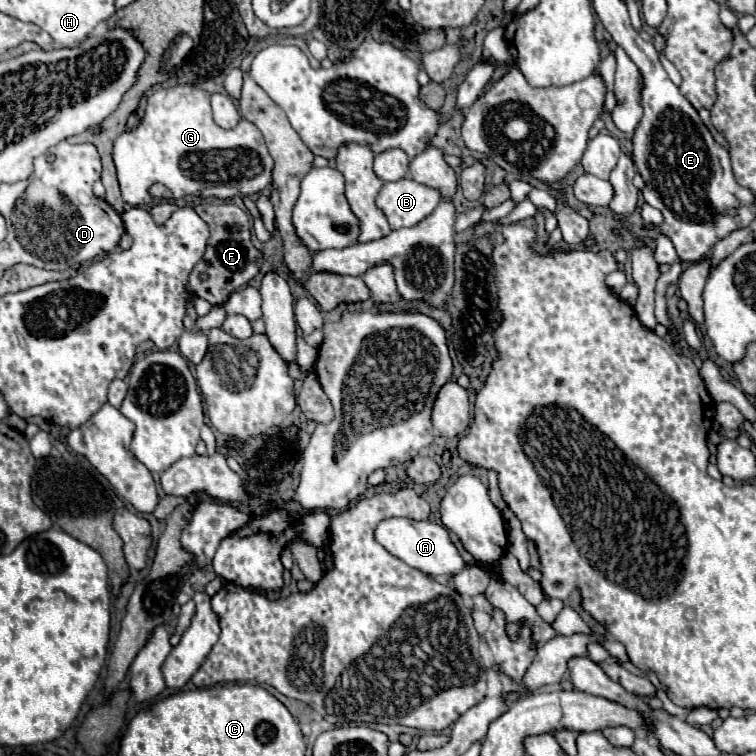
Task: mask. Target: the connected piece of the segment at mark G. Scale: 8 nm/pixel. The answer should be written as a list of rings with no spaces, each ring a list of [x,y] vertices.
[[[192,84],[162,88],[150,94],[142,122],[134,130],[130,132],[126,130],[124,134],[116,138],[112,158],[114,158],[124,202],[138,208],[150,206],[150,186],[154,184],[164,184],[166,188],[170,188],[174,200],[186,198],[188,194],[200,196],[200,198],[214,196],[220,200],[228,200],[238,194],[252,196],[272,184],[272,168],[274,168],[274,160],[258,128],[254,128],[252,122],[248,122],[246,118],[242,118],[236,128],[230,128],[230,130],[220,128],[212,120],[210,94]]]

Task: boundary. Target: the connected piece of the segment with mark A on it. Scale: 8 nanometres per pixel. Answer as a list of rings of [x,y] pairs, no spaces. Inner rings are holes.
[[[392,518],[392,520],[384,520],[378,524],[376,528],[376,540],[396,558],[404,560],[408,566],[418,568],[426,574],[432,576],[456,576],[458,572],[464,570],[466,562],[462,560],[458,548],[452,544],[450,534],[444,526],[434,524],[434,522],[416,522],[416,520],[408,520],[408,518]]]

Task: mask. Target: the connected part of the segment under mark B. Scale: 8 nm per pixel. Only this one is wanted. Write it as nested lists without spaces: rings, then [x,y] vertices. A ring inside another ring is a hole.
[[[400,178],[382,186],[376,204],[386,214],[390,228],[396,230],[422,222],[436,210],[440,200],[440,190],[414,182],[412,178]]]

